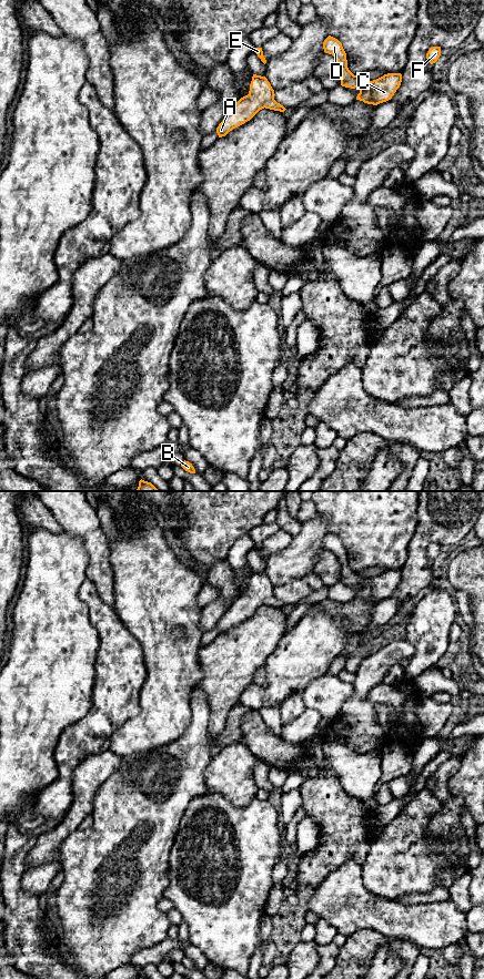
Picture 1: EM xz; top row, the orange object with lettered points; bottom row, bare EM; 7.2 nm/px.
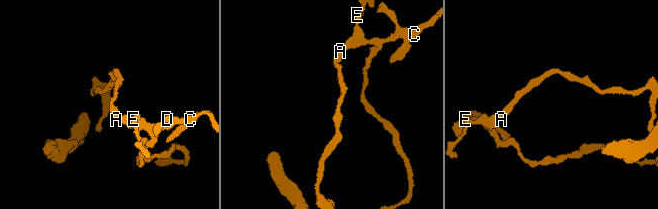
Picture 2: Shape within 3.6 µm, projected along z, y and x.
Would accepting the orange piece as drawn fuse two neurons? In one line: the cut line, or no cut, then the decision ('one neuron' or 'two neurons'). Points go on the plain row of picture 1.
no cut | one neuron

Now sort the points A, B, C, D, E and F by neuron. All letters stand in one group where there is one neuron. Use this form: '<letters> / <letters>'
A B C D E F

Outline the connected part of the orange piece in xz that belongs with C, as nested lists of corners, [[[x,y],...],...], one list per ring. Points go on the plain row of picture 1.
[[[331,532],[324,537],[323,545],[325,550],[332,551],[337,557],[342,565],[341,582],[360,585],[356,596],[377,602],[391,596],[401,582],[401,570],[387,570],[373,578],[364,578],[359,572],[354,572],[347,564],[346,550],[342,540]]]

